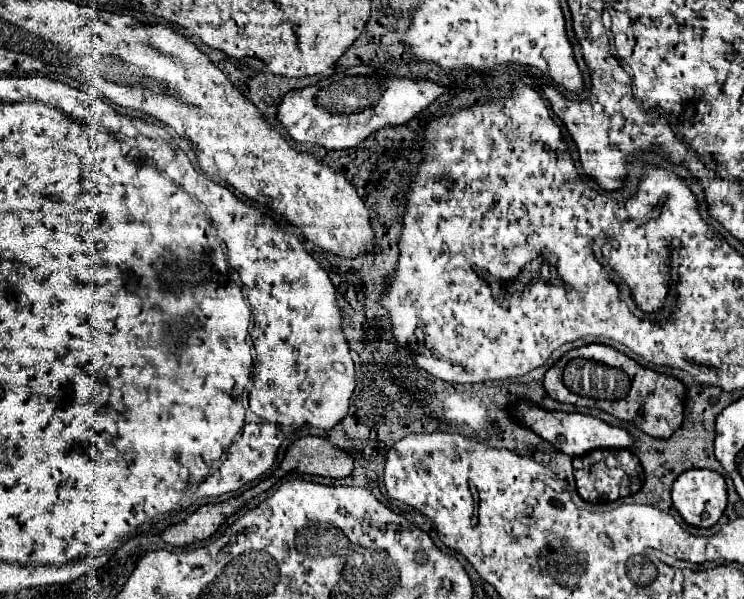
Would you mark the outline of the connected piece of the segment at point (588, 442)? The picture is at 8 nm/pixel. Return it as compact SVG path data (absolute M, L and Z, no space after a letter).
M522 401L516 405L516 409L512 411L512 415L524 423L526 427L530 427L536 435L540 435L542 439L546 439L548 443L552 443L558 451L570 455L570 457L580 457L588 451L594 449L634 449L634 437L624 431L622 427L614 427L604 423L598 417L590 417L590 415L580 415L580 413L562 413L562 411L544 411L536 405L532 405L530 401Z

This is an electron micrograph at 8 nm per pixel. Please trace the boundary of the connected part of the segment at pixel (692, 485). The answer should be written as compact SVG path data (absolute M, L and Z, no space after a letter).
M710 469L684 471L672 487L672 501L688 525L712 527L728 503L726 481Z

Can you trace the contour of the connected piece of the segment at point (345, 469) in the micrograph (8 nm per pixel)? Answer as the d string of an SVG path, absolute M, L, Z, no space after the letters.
M302 437L288 447L288 453L282 461L284 471L298 471L308 475L322 477L348 477L354 469L354 459L350 453L344 453L328 445L322 437Z

